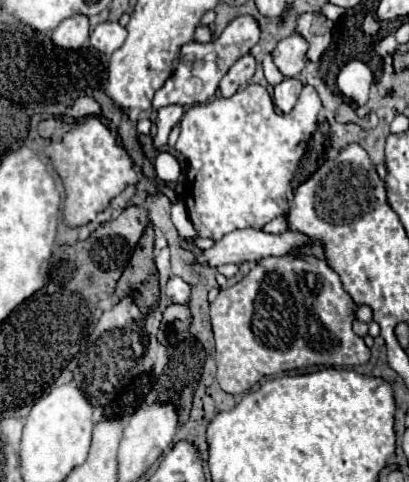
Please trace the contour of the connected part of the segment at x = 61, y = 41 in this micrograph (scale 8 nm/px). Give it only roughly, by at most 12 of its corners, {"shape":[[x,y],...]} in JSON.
{"shape":[[88,17],[64,19],[50,39],[62,49],[88,41]]}

